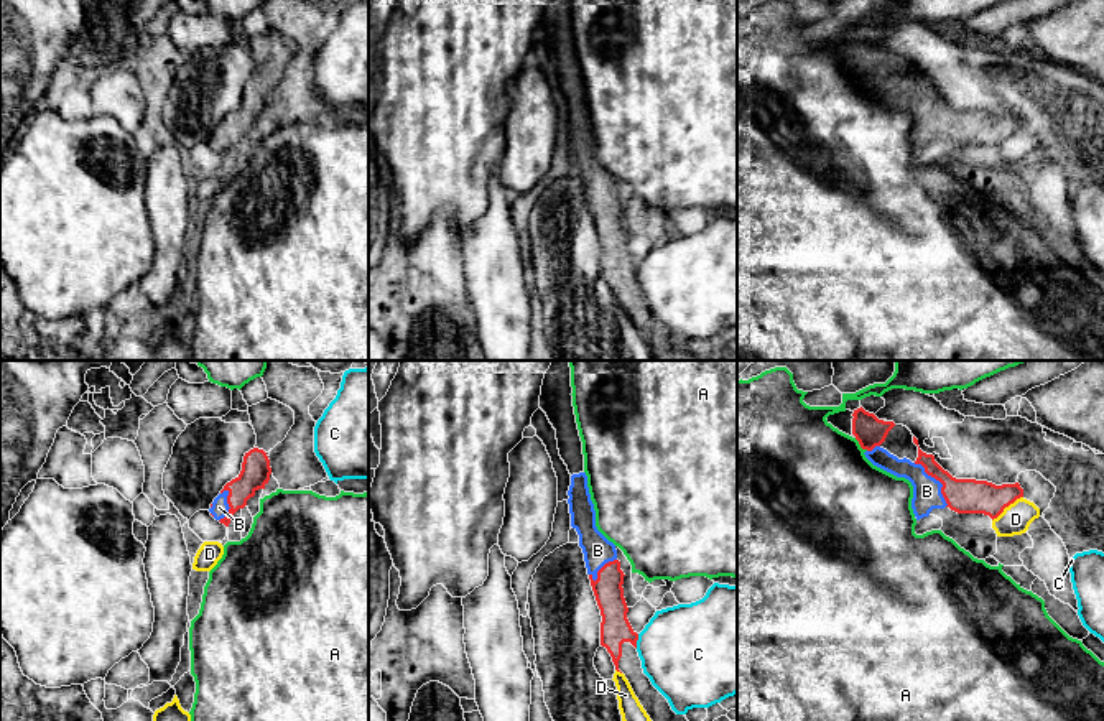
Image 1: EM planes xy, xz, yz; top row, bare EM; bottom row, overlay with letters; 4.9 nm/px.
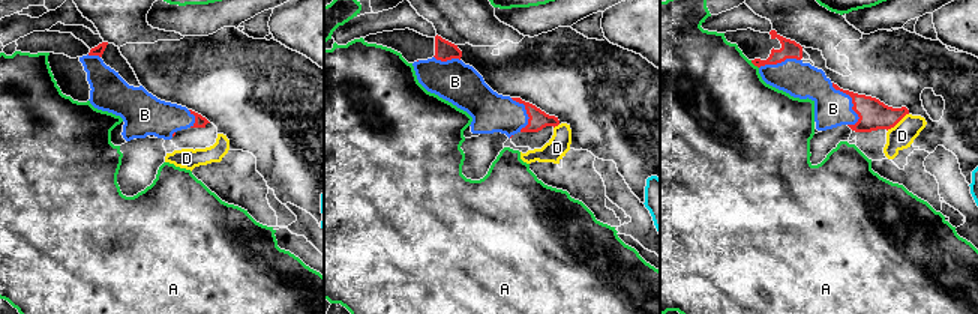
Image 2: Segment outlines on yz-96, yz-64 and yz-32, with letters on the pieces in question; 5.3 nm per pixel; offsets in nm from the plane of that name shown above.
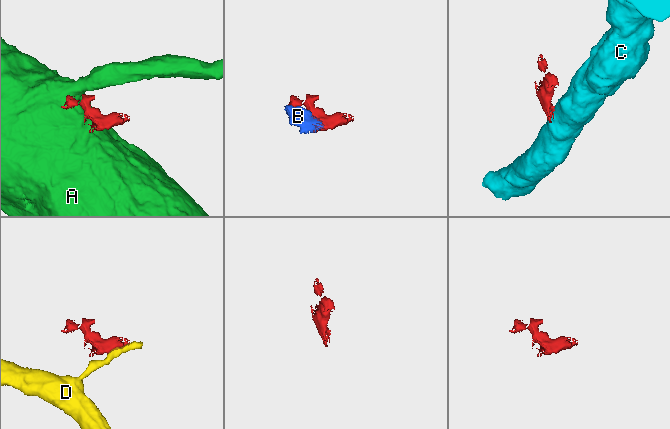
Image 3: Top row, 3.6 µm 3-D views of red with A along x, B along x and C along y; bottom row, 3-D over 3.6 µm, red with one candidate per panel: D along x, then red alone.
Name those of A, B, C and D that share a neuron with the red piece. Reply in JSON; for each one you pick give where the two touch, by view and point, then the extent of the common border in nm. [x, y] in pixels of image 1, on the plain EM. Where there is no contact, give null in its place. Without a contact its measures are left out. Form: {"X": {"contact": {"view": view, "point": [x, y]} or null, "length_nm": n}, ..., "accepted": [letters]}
{"B": {"contact": {"view": "yz", "point": [938, 111]}, "length_nm": 280}, "accepted": ["B"]}

